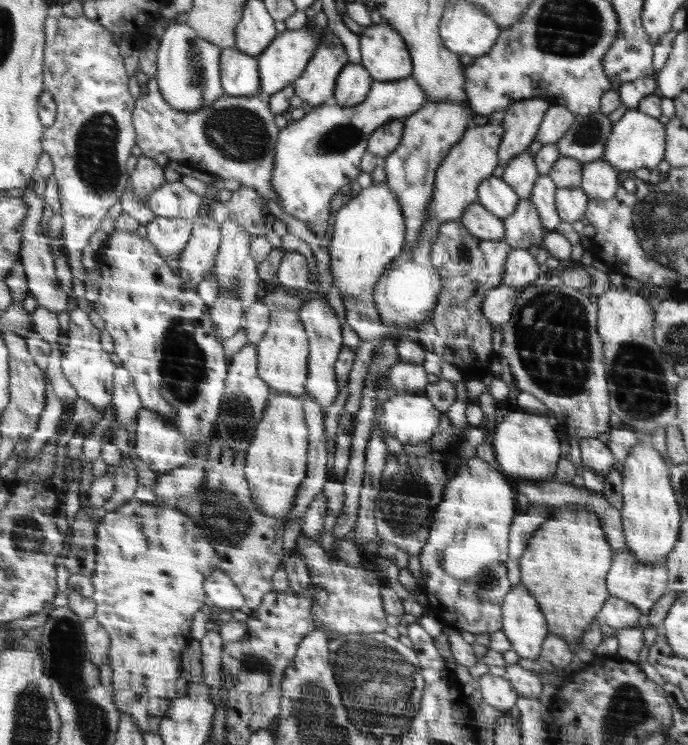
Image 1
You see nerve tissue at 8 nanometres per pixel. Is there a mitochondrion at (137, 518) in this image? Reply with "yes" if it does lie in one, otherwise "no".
no

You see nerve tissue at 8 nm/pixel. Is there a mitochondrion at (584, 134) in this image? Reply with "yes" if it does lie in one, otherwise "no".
yes

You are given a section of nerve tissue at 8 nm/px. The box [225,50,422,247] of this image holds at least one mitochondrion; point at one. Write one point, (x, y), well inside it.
(341, 138)

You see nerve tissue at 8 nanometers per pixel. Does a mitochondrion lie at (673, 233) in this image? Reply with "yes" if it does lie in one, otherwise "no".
yes

